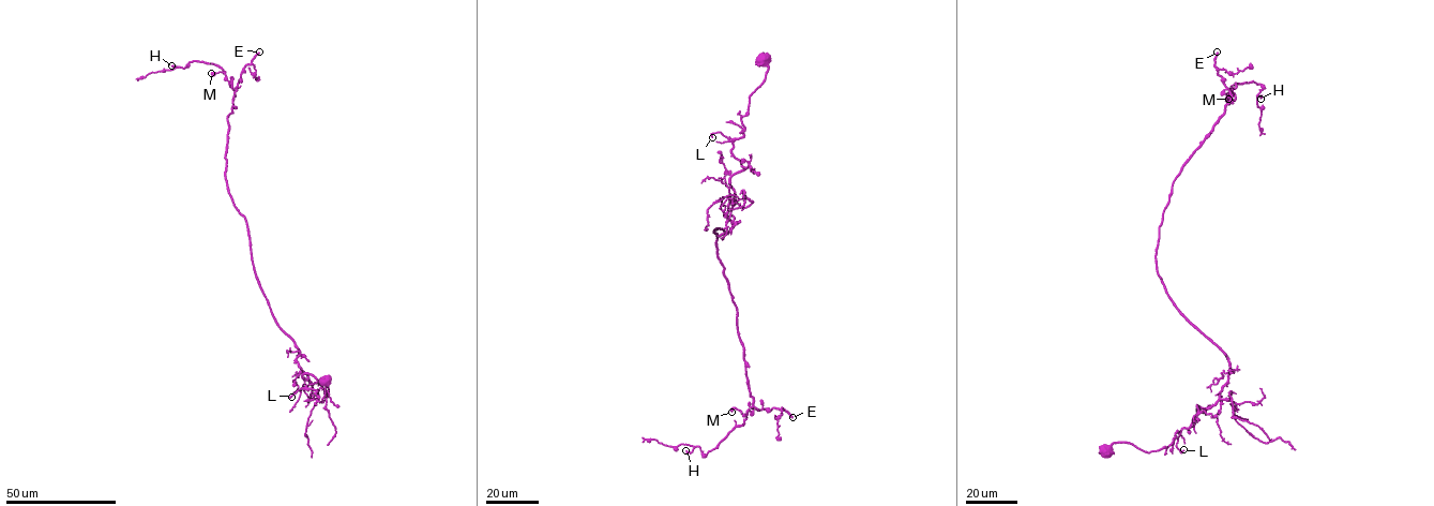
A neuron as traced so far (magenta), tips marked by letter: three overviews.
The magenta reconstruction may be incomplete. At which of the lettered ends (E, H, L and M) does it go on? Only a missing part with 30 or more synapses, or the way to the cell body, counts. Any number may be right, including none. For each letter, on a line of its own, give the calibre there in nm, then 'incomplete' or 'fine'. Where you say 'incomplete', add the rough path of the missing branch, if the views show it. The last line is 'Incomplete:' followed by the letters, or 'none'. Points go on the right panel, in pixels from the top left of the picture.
E: 280 nm | incomplete
H: 360 nm | fine
L: 220 nm | fine
M: 650 nm | fine
Incomplete: E

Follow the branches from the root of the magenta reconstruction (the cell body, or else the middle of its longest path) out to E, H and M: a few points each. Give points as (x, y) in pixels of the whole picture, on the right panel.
E: (1104, 451), (1166, 448), (1227, 382), (1228, 358), (1177, 308), (1156, 261), (1172, 182), (1229, 101), (1217, 51)
H: (1104, 451), (1166, 448), (1227, 382), (1157, 248), (1172, 182), (1228, 93), (1254, 82), (1261, 99)
M: (1104, 451), (1166, 448), (1227, 382), (1228, 358), (1177, 308), (1156, 259), (1172, 182), (1228, 99)

